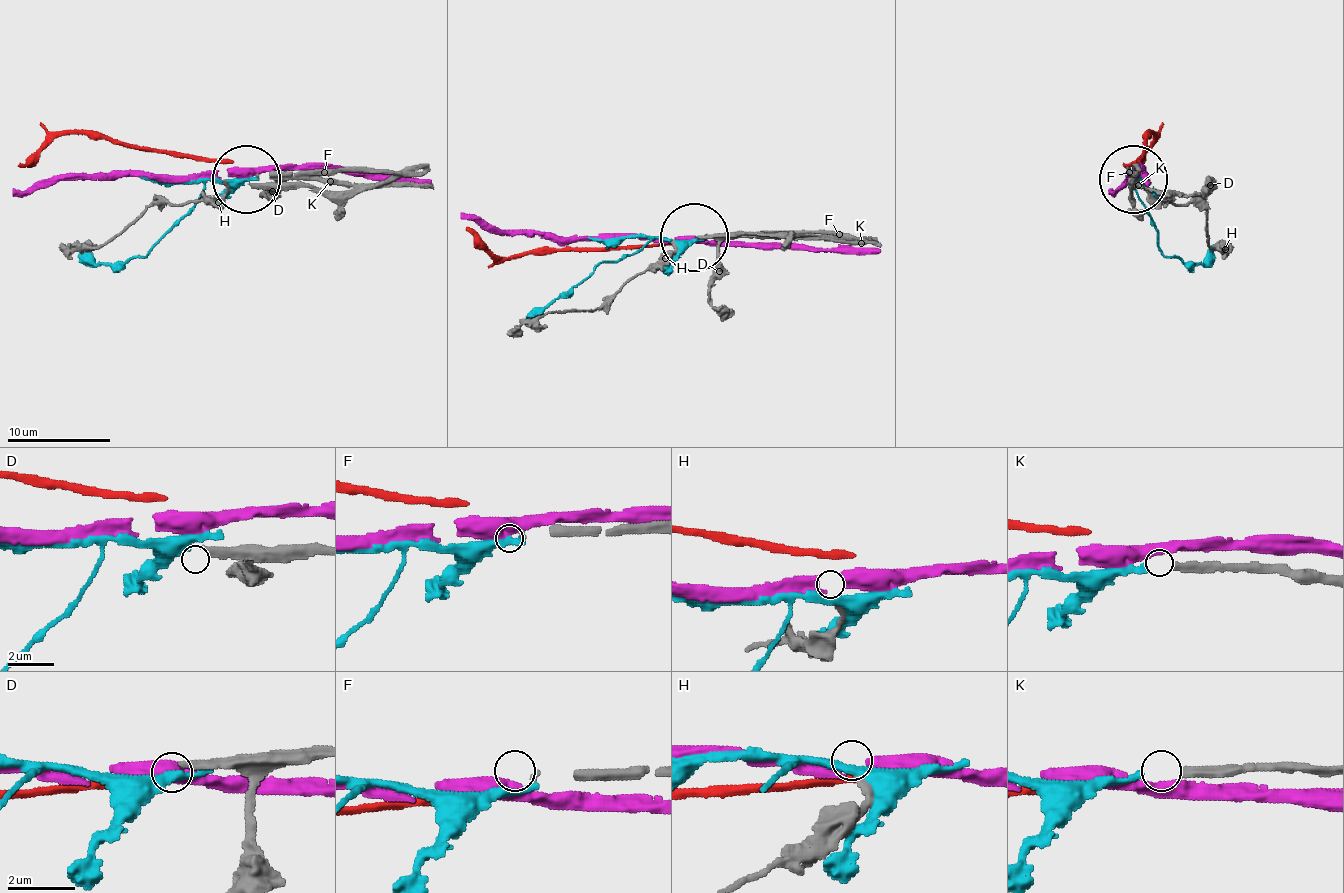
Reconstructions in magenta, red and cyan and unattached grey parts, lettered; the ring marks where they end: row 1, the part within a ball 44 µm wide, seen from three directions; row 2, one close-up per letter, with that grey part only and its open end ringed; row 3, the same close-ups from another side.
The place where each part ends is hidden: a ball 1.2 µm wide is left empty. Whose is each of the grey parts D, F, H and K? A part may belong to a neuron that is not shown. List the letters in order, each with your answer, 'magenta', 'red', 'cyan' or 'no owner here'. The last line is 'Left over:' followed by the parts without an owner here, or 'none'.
D: no owner here
F: no owner here
H: no owner here
K: cyan
Left over: D, F, H

